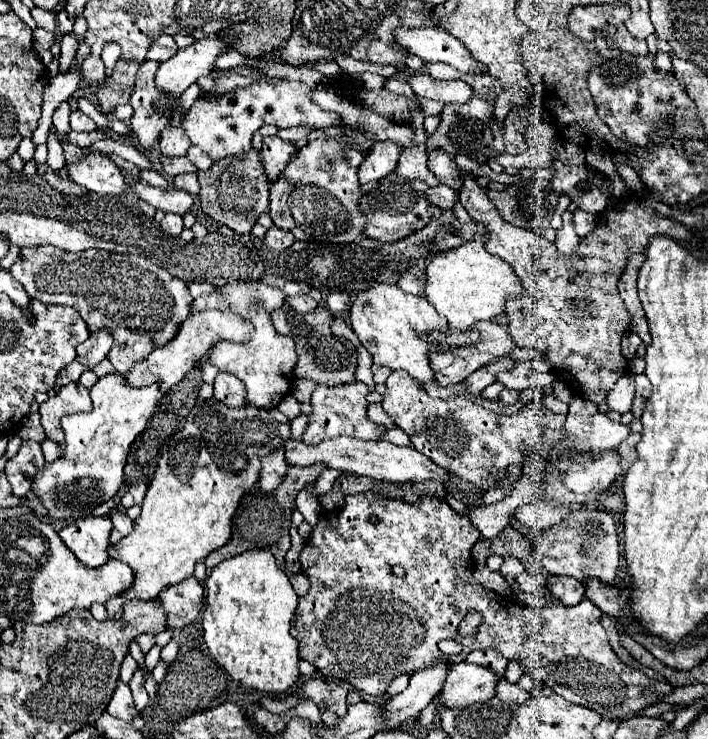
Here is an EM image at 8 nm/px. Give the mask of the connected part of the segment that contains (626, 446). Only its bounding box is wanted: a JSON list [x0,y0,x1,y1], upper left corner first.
[619,434,639,470]

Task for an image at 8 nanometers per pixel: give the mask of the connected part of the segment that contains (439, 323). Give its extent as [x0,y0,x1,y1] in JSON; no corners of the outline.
[349,284,457,384]

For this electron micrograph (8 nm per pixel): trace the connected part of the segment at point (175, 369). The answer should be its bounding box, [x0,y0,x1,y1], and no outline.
[125,310,253,392]

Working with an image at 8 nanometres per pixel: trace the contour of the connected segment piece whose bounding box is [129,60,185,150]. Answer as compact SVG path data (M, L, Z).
M145 60L137 72L137 82L135 82L135 90L131 96L131 104L133 104L133 116L131 116L131 132L135 134L139 146L143 150L151 150L151 146L159 140L161 132L167 126L181 126L181 122L185 120L185 110L181 108L179 96L175 94L167 94L165 90L159 90L155 86L155 72L157 72L159 64L153 60Z

